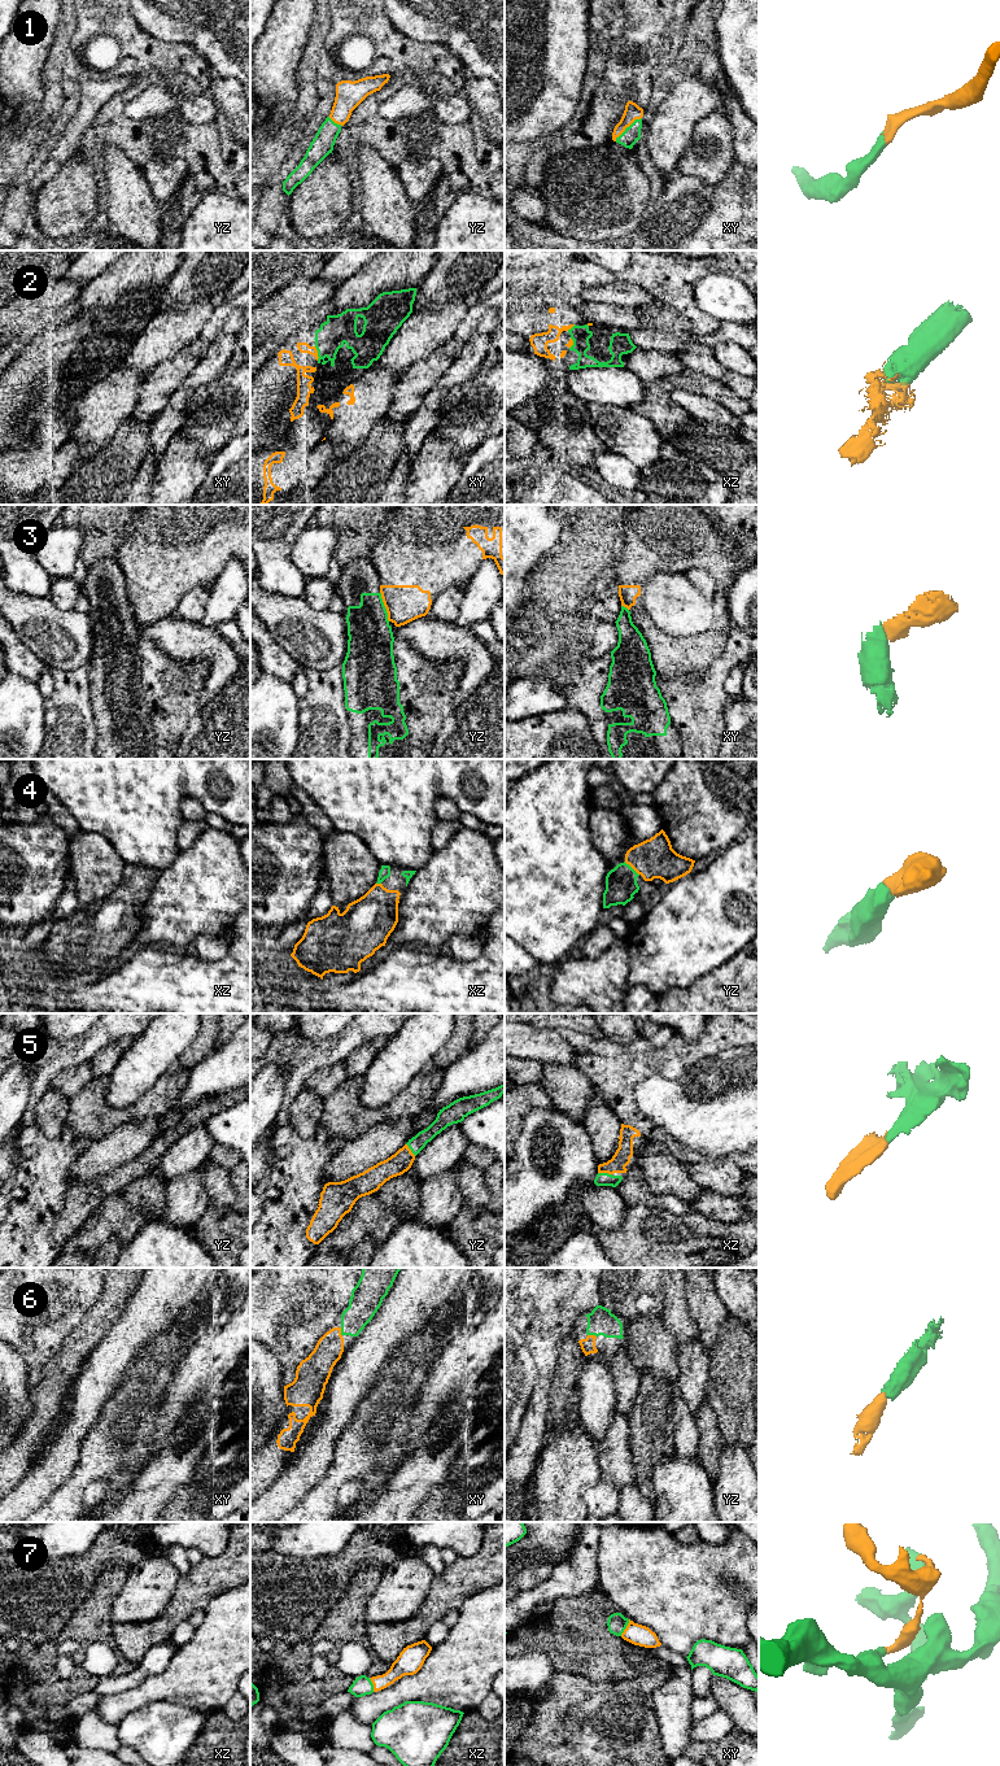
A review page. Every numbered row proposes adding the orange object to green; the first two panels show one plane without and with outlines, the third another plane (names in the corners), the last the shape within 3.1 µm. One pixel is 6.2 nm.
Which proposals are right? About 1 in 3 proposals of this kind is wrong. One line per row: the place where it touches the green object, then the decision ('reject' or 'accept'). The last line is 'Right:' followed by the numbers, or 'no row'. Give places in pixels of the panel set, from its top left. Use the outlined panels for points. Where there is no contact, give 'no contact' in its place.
1: xy (627, 127) | accept
2: xy (318, 353) | accept
3: yz (384, 606) | reject
4: yz (632, 868) | accept
5: xz (605, 1173) | accept
6: yz (592, 1334) | accept
7: xy (625, 1627) | accept
Right: 1, 2, 4, 5, 6, 7

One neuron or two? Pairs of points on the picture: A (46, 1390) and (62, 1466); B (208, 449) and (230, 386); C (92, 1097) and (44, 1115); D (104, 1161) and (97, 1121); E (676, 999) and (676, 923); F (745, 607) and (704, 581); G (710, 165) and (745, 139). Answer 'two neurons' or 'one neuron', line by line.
A: two neurons
B: one neuron
C: two neurons
D: two neurons
E: two neurons
F: two neurons
G: two neurons

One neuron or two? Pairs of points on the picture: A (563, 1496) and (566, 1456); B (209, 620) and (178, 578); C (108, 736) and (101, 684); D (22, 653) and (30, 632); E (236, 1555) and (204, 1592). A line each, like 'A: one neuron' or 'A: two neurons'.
A: one neuron
B: two neurons
C: one neuron
D: two neurons
E: one neuron

